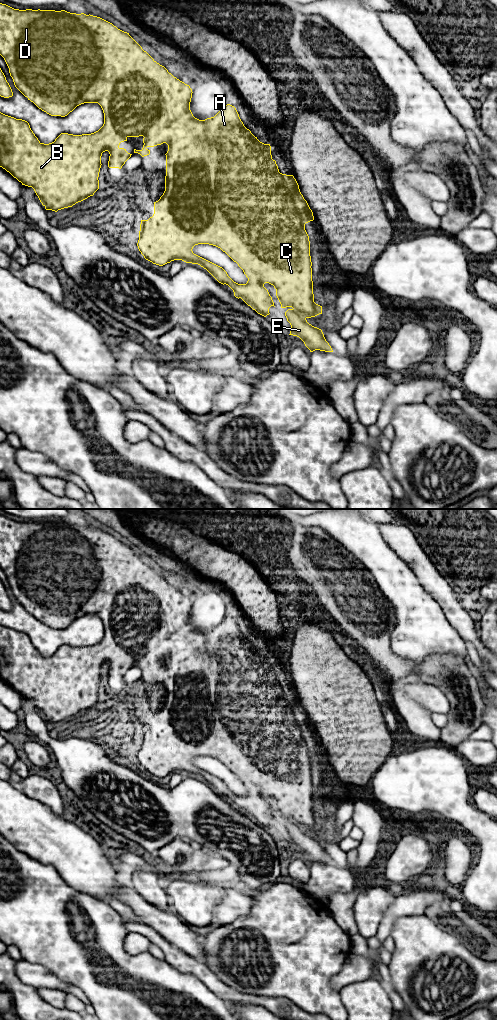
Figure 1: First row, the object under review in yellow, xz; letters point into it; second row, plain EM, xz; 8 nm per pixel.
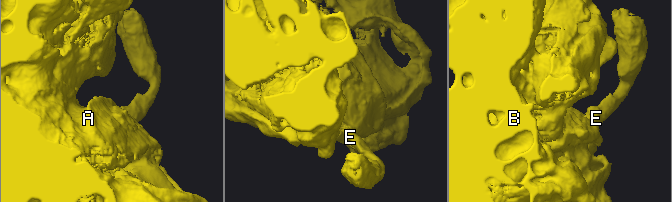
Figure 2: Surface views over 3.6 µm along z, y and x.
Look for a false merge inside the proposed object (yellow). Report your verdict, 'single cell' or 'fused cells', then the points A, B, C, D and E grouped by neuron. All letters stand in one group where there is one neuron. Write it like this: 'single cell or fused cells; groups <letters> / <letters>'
fused cells; groups A B C D / E

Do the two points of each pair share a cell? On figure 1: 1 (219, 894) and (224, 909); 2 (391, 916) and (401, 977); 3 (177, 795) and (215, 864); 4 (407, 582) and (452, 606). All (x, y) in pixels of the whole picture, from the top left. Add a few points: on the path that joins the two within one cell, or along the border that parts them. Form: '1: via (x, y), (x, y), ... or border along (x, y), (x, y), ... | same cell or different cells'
1: border along (227, 889), (224, 897), (215, 908), (213, 921) | different cells
2: border along (415, 915), (398, 917), (394, 922), (390, 935) | different cells
3: border along (204, 848), (215, 855) | different cells
4: border along (416, 575), (419, 583), (438, 603), (444, 613) | different cells

